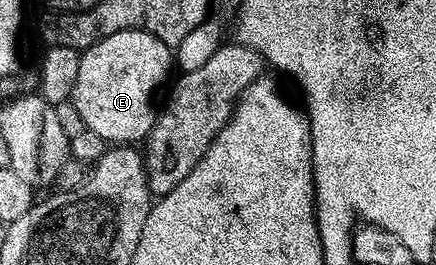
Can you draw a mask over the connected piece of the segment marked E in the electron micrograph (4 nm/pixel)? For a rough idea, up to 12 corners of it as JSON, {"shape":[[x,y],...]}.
{"shape":[[144,31],[80,54],[70,103],[111,145],[151,134],[173,51]]}

